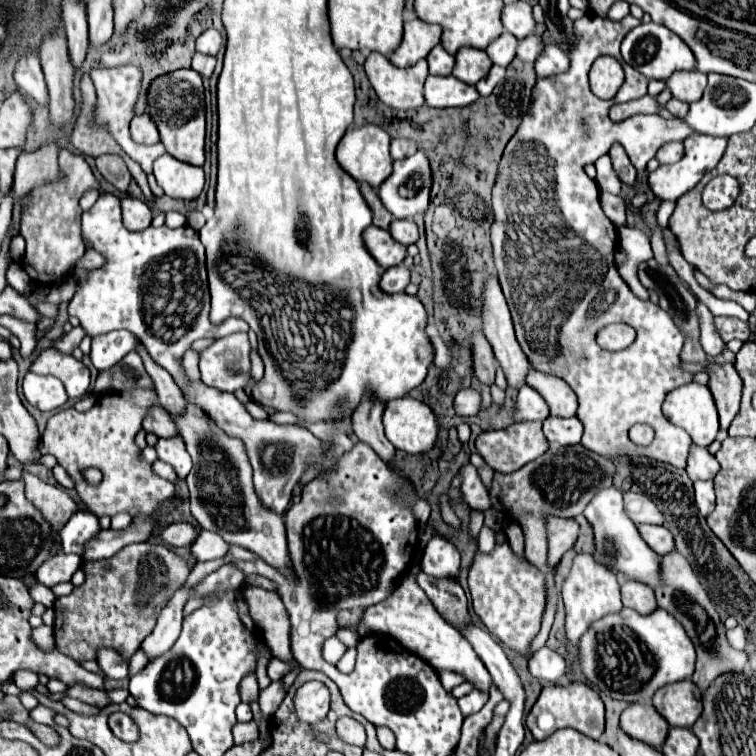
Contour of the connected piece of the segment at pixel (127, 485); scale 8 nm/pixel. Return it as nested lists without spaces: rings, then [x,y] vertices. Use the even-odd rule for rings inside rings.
[[[128,390],[100,396],[88,412],[68,408],[48,420],[42,434],[40,454],[52,454],[58,460],[74,480],[80,500],[98,518],[104,514],[114,516],[118,512],[128,512],[132,516],[150,514],[175,494],[175,485],[158,474],[152,474],[152,464],[140,458],[142,450],[134,444],[134,436],[142,428],[142,420],[152,406],[158,406],[154,390]],[[84,468],[98,468],[104,474],[102,482],[98,486],[86,484],[80,474]]]

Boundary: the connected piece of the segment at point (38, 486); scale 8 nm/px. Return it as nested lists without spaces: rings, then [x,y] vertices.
[[[24,470],[22,474],[26,482],[26,498],[48,518],[48,524],[54,528],[56,540],[58,540],[58,530],[72,518],[72,514],[80,512],[80,506],[58,486],[42,482],[38,476],[32,476]]]

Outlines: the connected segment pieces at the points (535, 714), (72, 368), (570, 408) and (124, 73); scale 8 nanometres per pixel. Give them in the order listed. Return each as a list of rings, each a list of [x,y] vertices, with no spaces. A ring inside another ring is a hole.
[[[572,682],[568,686],[544,686],[536,704],[526,716],[526,726],[532,732],[534,740],[544,740],[560,728],[574,728],[592,740],[600,740],[604,732],[604,704],[598,692],[582,682]]]
[[[54,348],[44,350],[34,360],[30,370],[42,376],[56,376],[58,380],[62,380],[70,398],[82,398],[90,386],[90,370],[74,356],[58,354]]]
[[[532,368],[526,378],[526,384],[532,386],[542,398],[546,398],[550,416],[560,416],[560,418],[576,416],[578,400],[576,400],[576,394],[572,392],[572,388],[564,380],[542,374]]]
[[[124,64],[124,66],[116,66],[116,68],[92,68],[90,76],[96,84],[96,110],[94,110],[94,122],[92,128],[104,128],[118,144],[120,148],[142,167],[147,174],[152,173],[153,162],[156,156],[162,156],[164,144],[158,142],[154,146],[146,146],[146,144],[138,144],[132,140],[130,136],[130,120],[134,116],[134,104],[138,100],[140,94],[140,82],[142,82],[142,74],[140,68],[134,64]]]

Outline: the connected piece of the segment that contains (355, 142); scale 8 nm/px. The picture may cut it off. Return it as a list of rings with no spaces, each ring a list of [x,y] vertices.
[[[366,124],[362,128],[350,128],[336,148],[336,160],[344,172],[348,172],[356,182],[368,182],[372,188],[378,188],[392,174],[390,158],[390,136],[376,124]]]

